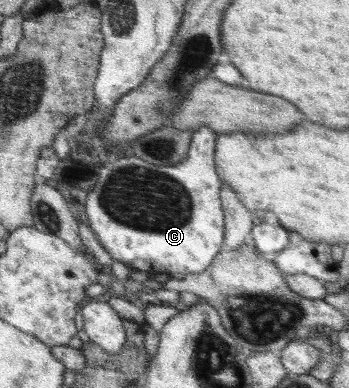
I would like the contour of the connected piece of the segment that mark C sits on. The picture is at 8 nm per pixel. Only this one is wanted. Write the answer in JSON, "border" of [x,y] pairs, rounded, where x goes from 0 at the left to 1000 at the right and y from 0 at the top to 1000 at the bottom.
{"border":[[[570,330],[553,343],[547,402],[524,423],[444,428],[404,407],[312,412],[284,438],[272,482],[252,497],[244,531],[229,534],[246,577],[318,665],[393,693],[453,706],[576,704],[613,675],[639,634],[639,544],[628,515],[628,456],[616,443],[613,397],[625,376],[625,345],[610,332]]]}

